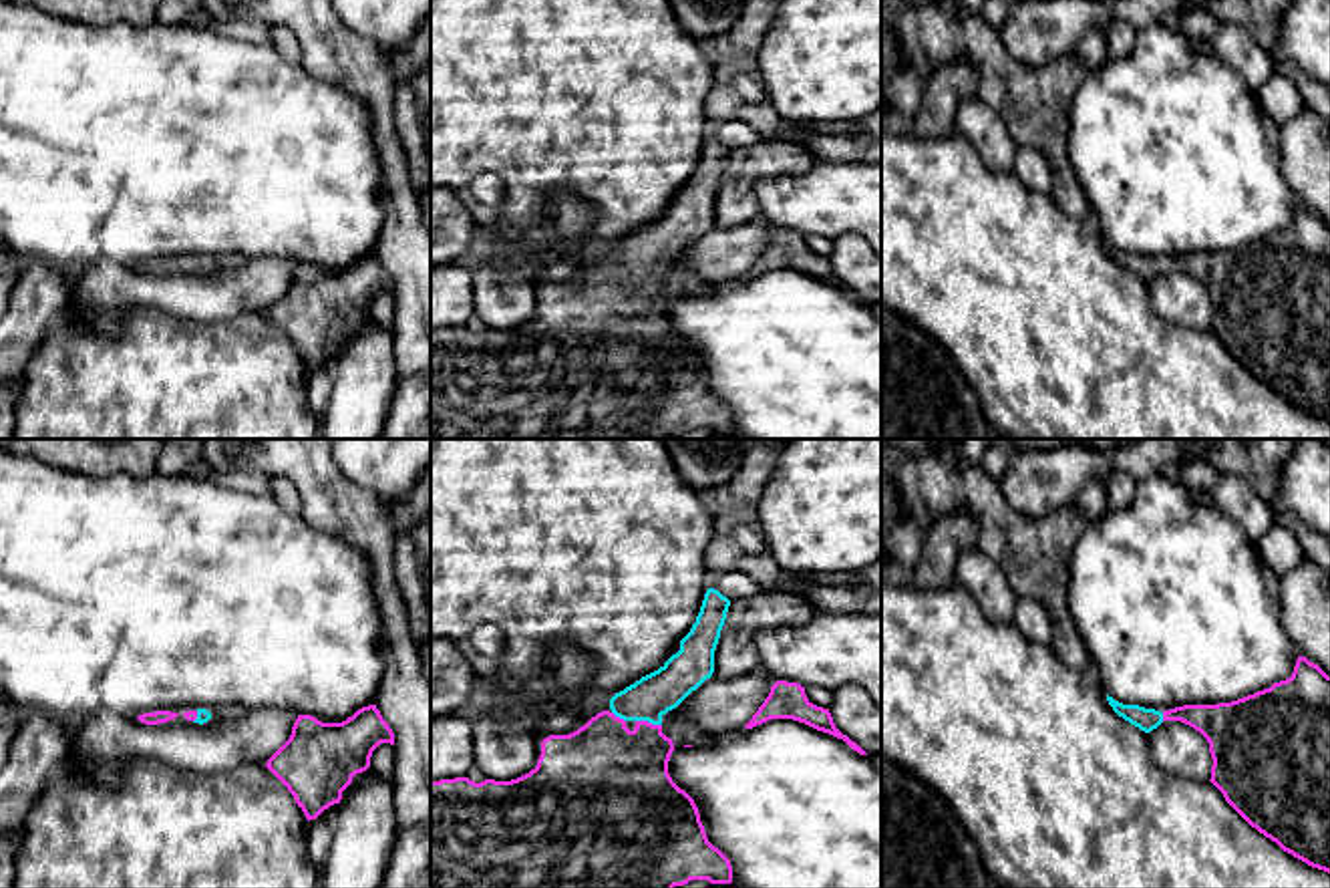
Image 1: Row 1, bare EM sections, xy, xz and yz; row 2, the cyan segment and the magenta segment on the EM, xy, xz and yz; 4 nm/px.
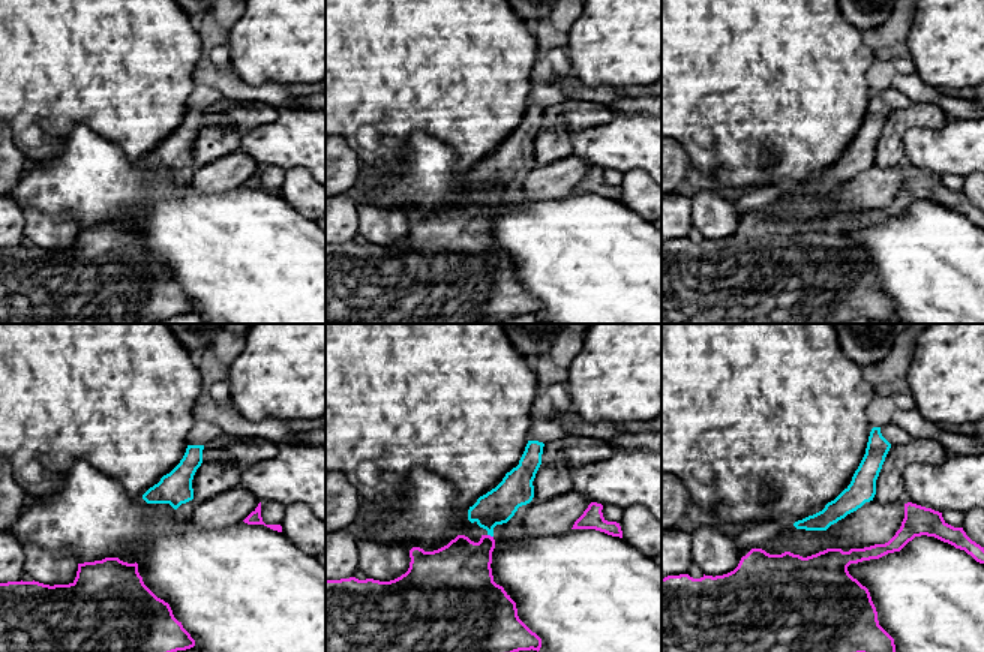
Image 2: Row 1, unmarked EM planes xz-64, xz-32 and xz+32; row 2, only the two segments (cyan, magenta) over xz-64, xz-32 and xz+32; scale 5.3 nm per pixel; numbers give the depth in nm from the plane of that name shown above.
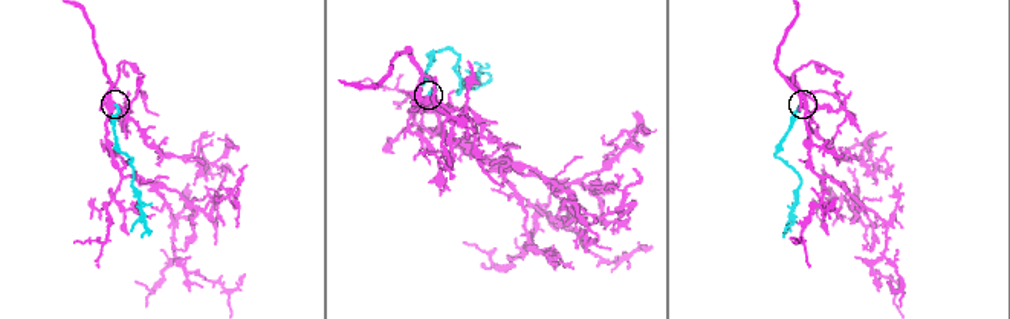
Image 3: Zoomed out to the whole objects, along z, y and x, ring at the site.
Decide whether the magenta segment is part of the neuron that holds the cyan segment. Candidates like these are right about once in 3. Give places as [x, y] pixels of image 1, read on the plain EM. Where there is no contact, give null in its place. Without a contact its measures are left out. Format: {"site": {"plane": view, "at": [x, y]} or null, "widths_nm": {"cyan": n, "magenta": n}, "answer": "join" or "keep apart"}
{"site": {"plane": "xz", "at": [648, 270]}, "widths_nm": {"cyan": 170, "magenta": 380}, "answer": "join"}

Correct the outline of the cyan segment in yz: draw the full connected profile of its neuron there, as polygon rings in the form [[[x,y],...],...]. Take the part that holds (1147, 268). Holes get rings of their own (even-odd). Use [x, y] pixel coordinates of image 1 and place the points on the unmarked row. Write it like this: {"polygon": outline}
{"polygon": [[[1298,205],[1290,228],[1243,248],[1217,254],[1183,254],[1169,260],[1123,254],[1107,244],[1113,260],[1145,282],[1163,270],[1199,280],[1213,308],[1211,332],[1260,383],[1312,417],[1330,423],[1330,226]]]}

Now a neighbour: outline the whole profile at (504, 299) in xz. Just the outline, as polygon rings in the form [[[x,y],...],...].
[[[497,262],[473,266],[473,312],[487,328],[511,330],[535,318],[541,292],[529,276]]]

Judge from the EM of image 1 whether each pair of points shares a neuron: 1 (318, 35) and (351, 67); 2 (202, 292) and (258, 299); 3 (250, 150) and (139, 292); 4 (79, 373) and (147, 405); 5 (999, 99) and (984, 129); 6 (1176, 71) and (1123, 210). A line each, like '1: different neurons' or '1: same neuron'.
1: same neuron
2: same neuron
3: different neurons
4: same neuron
5: different neurons
6: same neuron

